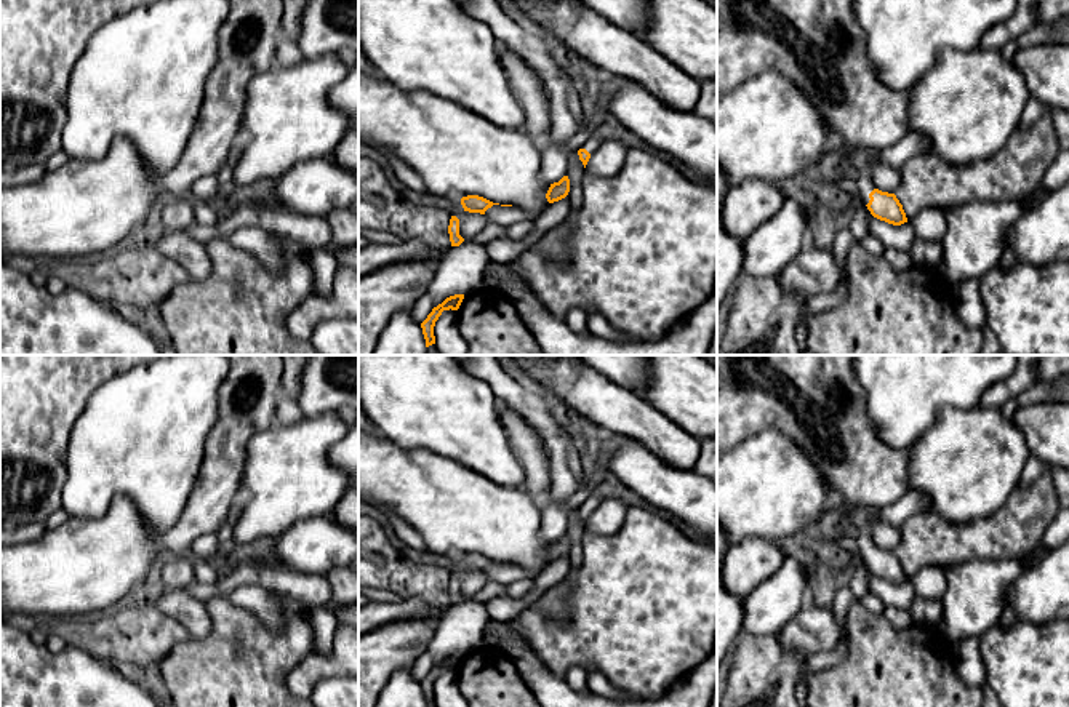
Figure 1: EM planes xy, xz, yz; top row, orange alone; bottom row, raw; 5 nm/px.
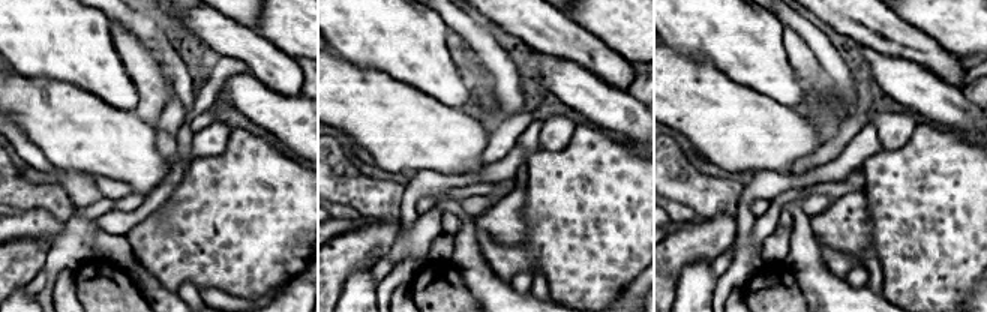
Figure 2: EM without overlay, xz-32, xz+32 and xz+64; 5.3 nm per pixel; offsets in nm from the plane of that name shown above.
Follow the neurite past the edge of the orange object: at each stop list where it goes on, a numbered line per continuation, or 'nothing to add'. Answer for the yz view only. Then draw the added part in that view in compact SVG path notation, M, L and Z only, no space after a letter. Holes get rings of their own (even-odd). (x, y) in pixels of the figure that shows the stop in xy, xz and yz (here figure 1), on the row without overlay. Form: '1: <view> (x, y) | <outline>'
1: yz (864, 543) | M859 533L856 542L858 542L858 549L859 549L859 553L864 560L864 563L867 563L869 558L871 558L869 552L875 547L872 539L869 536L864 536L864 534Z

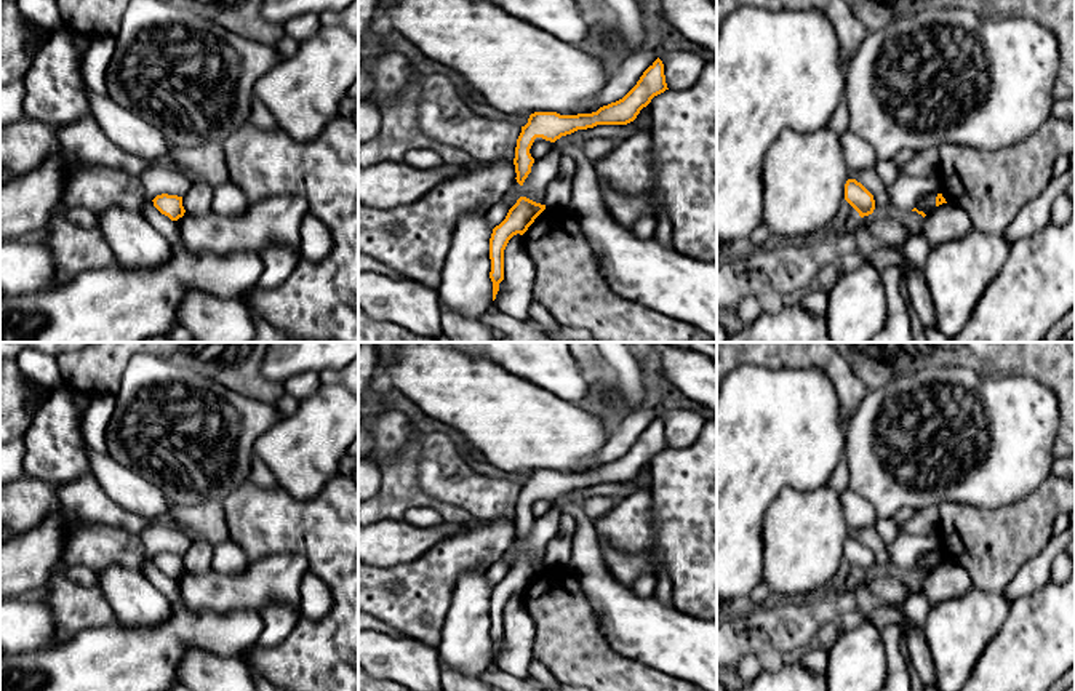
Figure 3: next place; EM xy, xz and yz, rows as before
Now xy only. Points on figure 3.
nothing to add

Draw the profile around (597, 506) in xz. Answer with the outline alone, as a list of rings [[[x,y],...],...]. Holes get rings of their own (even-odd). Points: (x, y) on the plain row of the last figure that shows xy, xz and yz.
[[[592,496],[581,502],[582,510],[585,515],[589,515],[592,520],[597,520],[608,513],[614,505],[617,499],[613,496]]]

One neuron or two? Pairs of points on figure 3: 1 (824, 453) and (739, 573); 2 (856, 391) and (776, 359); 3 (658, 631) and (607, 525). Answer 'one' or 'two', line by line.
1: one
2: one
3: two

